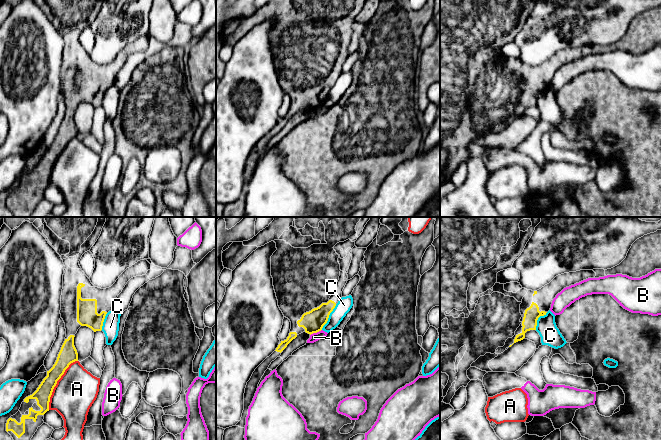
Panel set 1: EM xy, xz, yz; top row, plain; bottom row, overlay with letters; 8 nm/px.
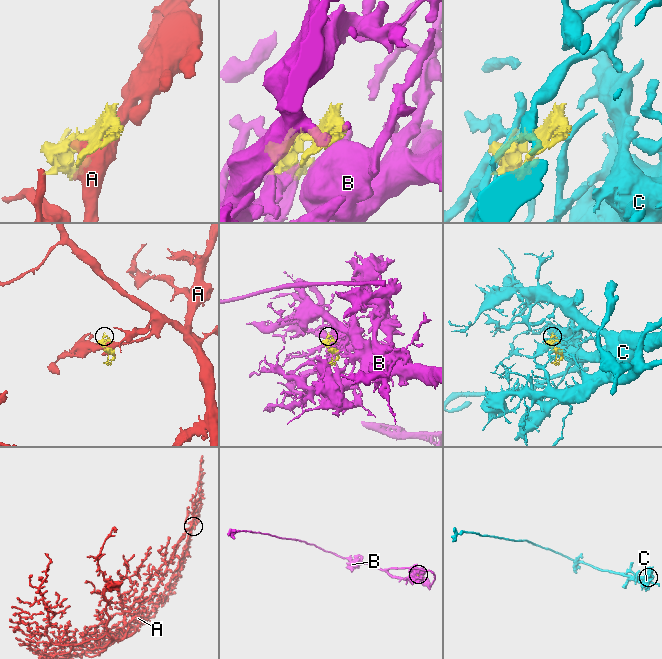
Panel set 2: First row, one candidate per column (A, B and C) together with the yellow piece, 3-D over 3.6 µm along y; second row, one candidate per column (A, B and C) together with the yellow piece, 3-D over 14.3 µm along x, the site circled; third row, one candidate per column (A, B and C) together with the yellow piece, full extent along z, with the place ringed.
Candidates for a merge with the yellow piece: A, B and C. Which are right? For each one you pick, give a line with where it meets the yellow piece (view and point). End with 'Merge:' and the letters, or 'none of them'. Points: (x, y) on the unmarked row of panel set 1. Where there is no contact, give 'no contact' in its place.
Merge: none of them

